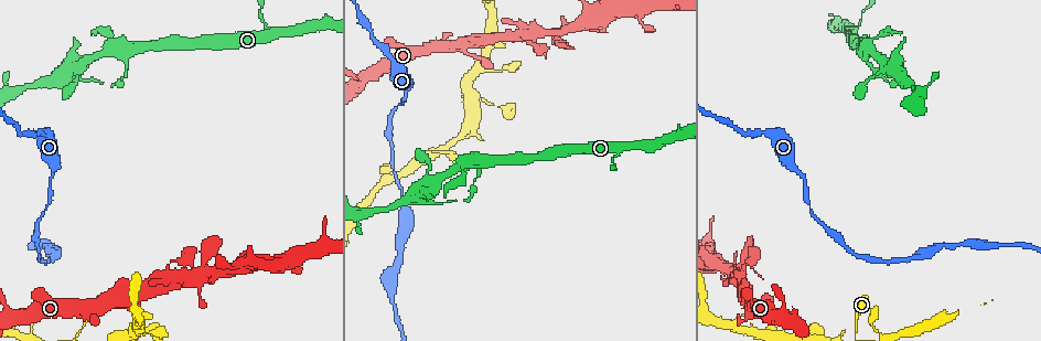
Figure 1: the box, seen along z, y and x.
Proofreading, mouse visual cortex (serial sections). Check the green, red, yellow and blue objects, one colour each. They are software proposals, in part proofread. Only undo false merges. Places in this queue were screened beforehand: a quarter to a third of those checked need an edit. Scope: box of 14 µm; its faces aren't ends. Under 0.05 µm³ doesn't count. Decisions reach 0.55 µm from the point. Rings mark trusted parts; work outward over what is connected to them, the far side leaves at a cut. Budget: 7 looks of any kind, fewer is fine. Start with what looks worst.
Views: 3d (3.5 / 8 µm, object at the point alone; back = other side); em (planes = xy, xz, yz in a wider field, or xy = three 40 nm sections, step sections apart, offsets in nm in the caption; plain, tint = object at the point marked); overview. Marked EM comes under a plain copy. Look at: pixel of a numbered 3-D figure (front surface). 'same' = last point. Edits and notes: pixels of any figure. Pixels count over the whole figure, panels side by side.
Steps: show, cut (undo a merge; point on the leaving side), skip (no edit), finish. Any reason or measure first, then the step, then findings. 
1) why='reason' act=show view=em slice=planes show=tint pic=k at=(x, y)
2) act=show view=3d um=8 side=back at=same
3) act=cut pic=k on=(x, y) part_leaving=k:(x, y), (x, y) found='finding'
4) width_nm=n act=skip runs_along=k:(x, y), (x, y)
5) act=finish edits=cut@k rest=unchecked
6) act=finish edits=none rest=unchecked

why='calibre changes' act=show view=3d um=3.5 pic=1 at=(436, 150)

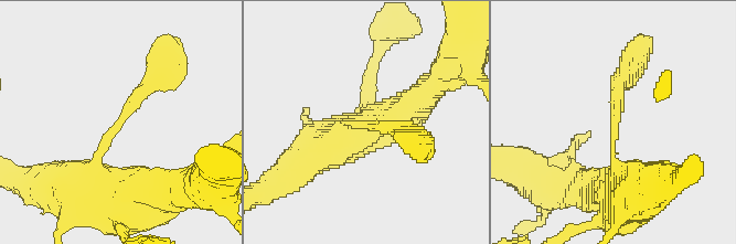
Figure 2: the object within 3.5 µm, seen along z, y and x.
act=skip runs_along=2:(171, 66), (109, 134), (93, 165), (109, 171) found='continuous, no second cell'

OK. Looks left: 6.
why='abrupt turn' act=show view=3d um=3.5 pic=1 at=(592, 18)

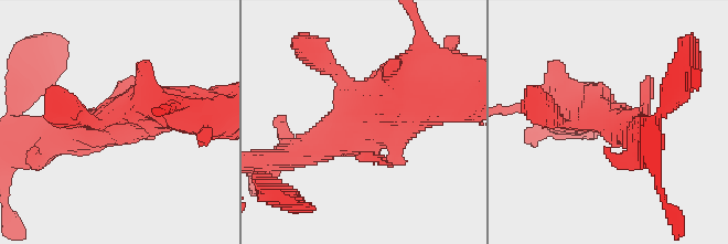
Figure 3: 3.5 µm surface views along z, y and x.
why='now the EM' act=show view=em slice=xy step=3 show=tint pic=3 at=(369, 120)

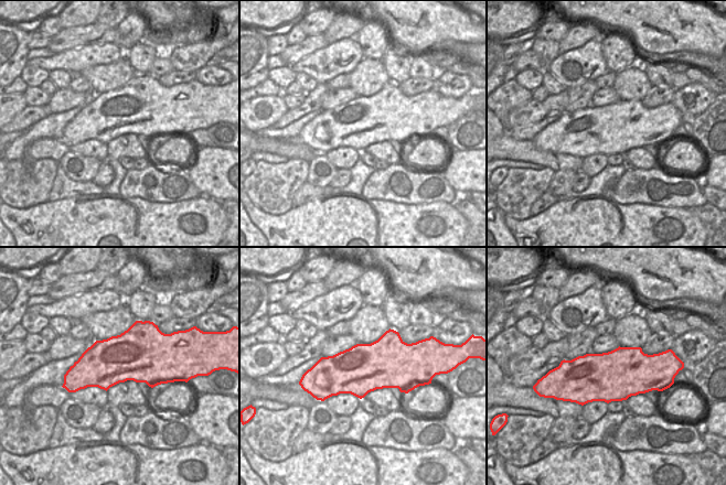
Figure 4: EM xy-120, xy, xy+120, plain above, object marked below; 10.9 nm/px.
act=skip runs_along=3:(306, 150), (435, 96) found='all the same cell'

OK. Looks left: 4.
why='a narrow waist' act=show view=3d um=3.5 side=back pic=1 at=(6, 310)

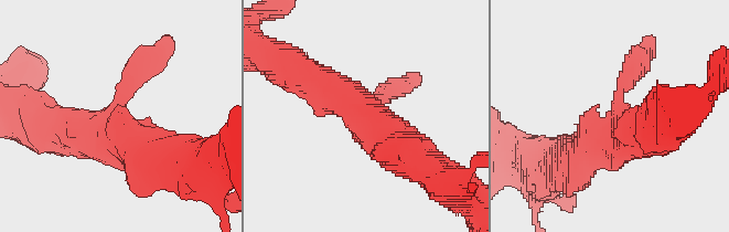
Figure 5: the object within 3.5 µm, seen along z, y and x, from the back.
arms=3 arm_widths_nm=200,600,600 why='shape alone is not enough' act=show view=em slice=xy step=5 show=tint pic=5 at=(116, 117)

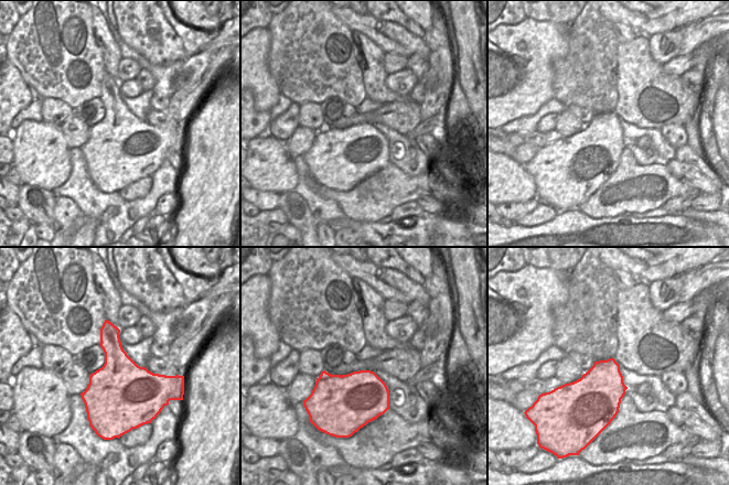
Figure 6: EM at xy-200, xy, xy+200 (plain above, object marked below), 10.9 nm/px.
act=skip runs_along=5:(290, 71), (352, 104), (406, 155) found='continuous, no second cell'

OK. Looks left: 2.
act=finish edits=none rest=unchecked

